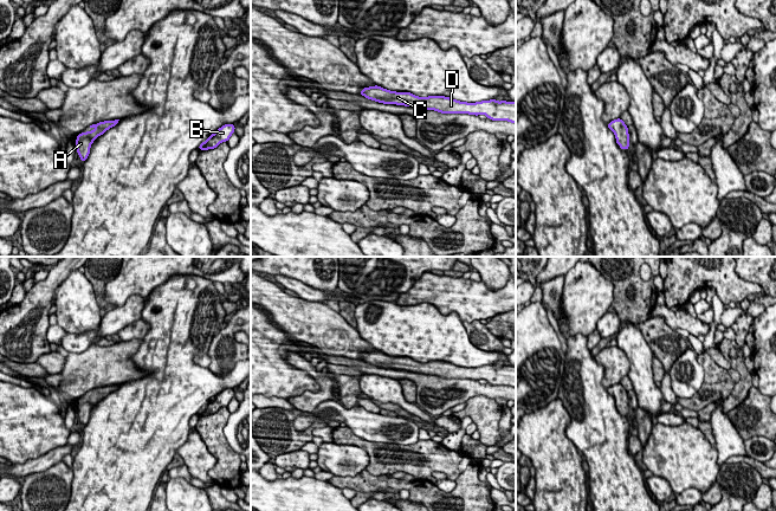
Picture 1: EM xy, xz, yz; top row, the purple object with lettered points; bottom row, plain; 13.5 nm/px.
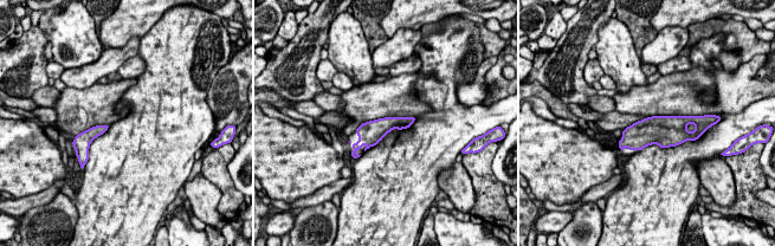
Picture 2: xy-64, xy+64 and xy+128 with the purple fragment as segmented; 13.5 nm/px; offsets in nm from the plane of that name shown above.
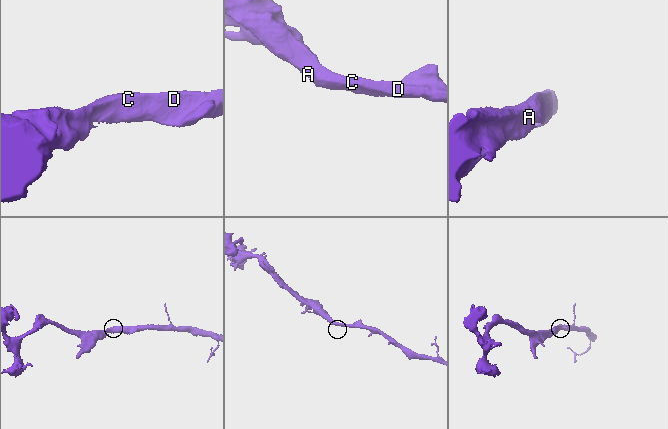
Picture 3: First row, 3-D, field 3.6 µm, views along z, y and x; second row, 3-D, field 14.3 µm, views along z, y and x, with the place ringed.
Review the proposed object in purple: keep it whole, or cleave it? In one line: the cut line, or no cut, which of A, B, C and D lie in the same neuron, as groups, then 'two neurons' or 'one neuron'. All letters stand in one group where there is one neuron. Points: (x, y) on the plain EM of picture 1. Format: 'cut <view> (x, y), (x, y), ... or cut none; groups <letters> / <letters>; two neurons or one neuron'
cut none; groups A B C D; one neuron

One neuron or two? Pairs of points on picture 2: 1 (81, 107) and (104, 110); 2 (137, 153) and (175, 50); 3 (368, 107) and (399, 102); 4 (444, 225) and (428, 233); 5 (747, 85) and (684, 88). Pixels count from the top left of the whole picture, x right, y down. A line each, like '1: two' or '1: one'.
1: one
2: one
3: one
4: two
5: one

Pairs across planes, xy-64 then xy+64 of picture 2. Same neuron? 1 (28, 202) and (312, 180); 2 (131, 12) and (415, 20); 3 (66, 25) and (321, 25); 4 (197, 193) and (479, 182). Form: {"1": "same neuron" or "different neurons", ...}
{"1": "different neurons", "2": "same neuron", "3": "different neurons", "4": "different neurons"}

